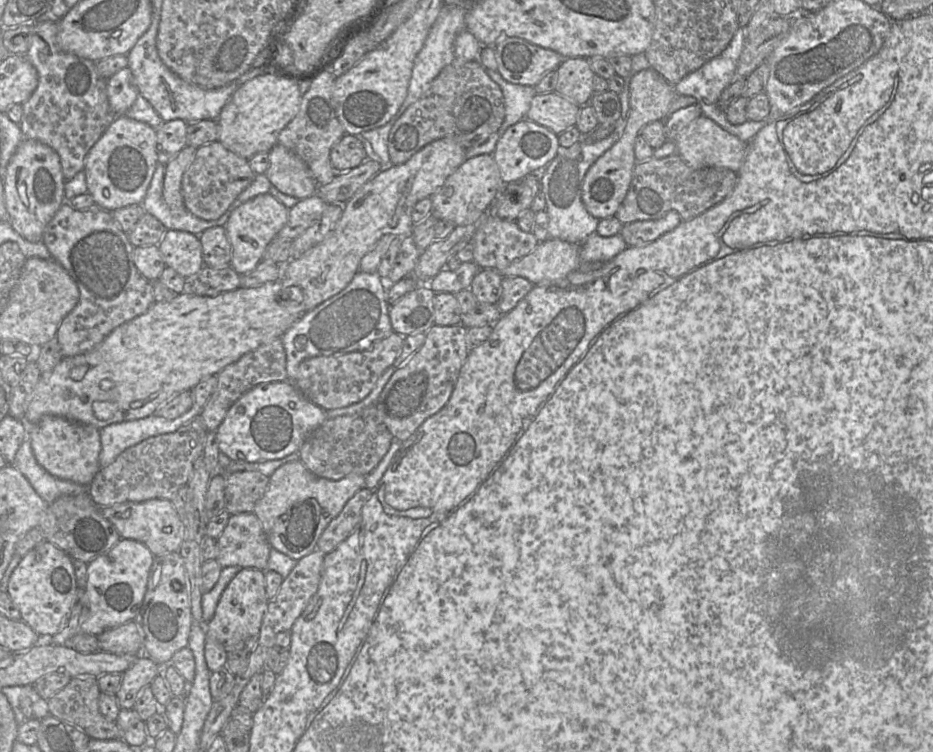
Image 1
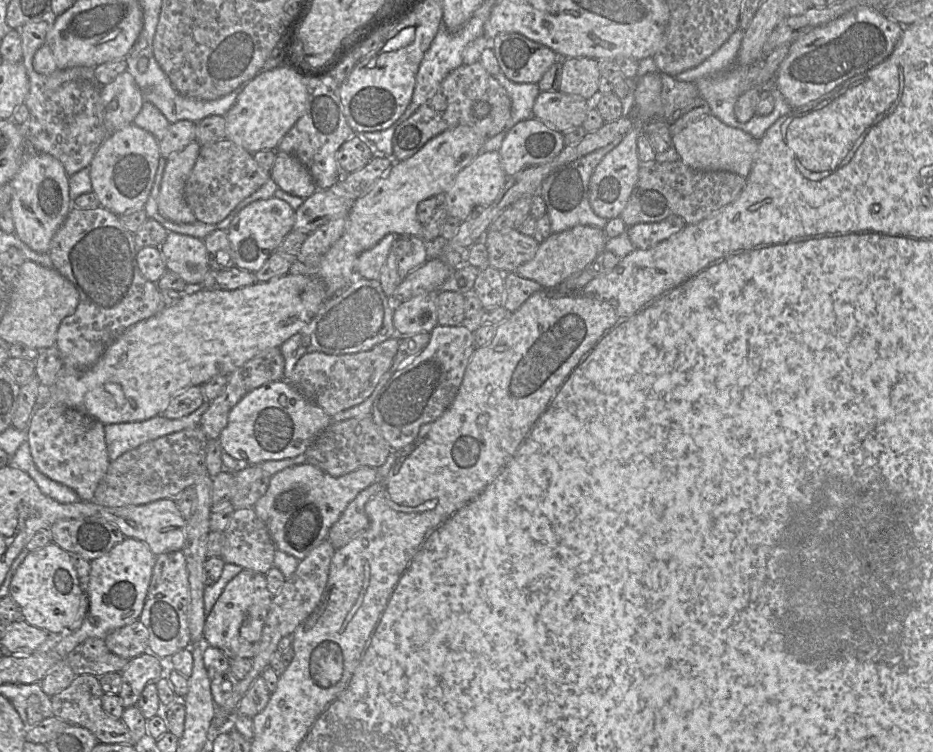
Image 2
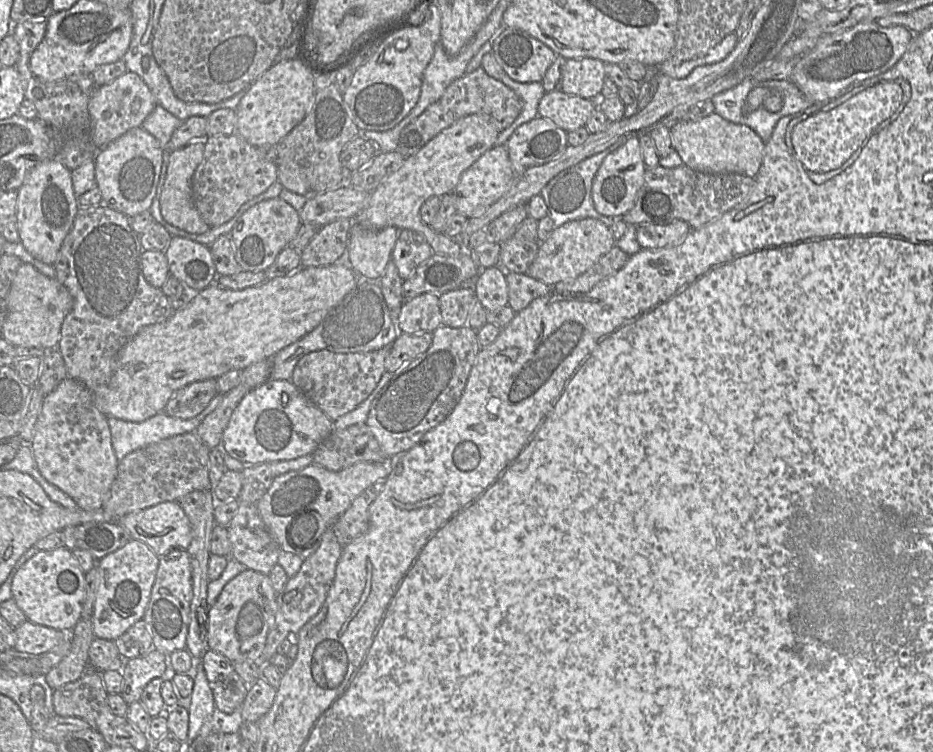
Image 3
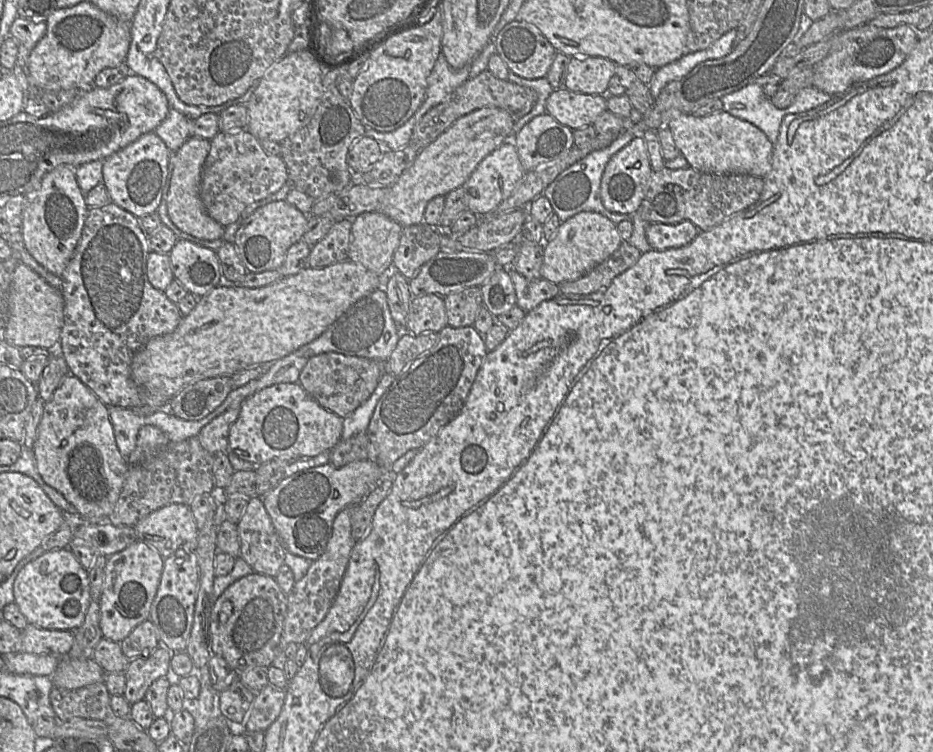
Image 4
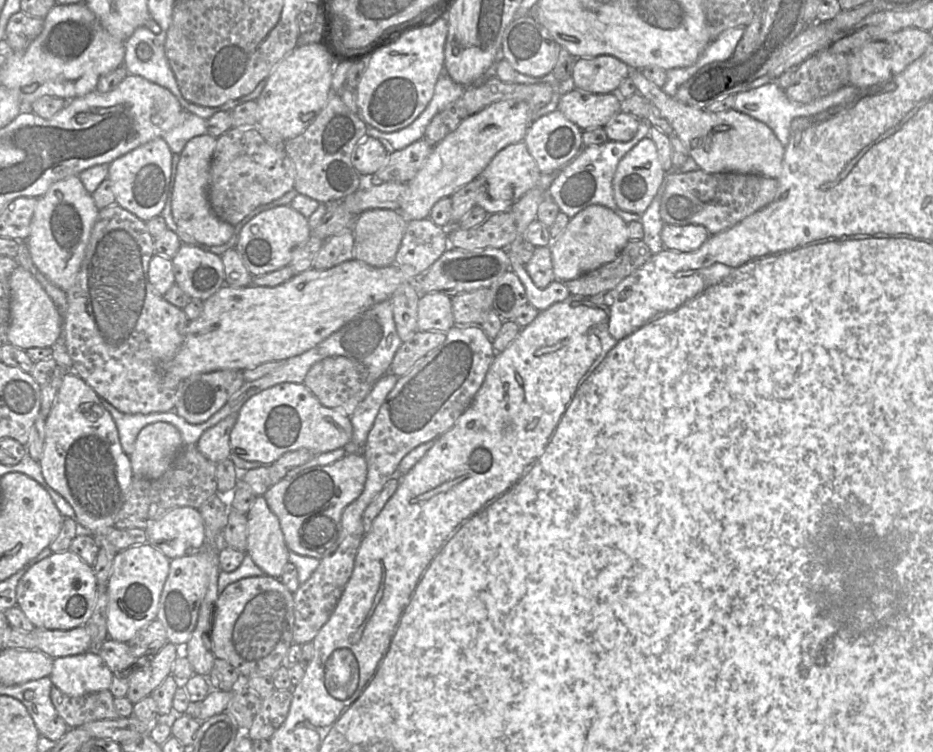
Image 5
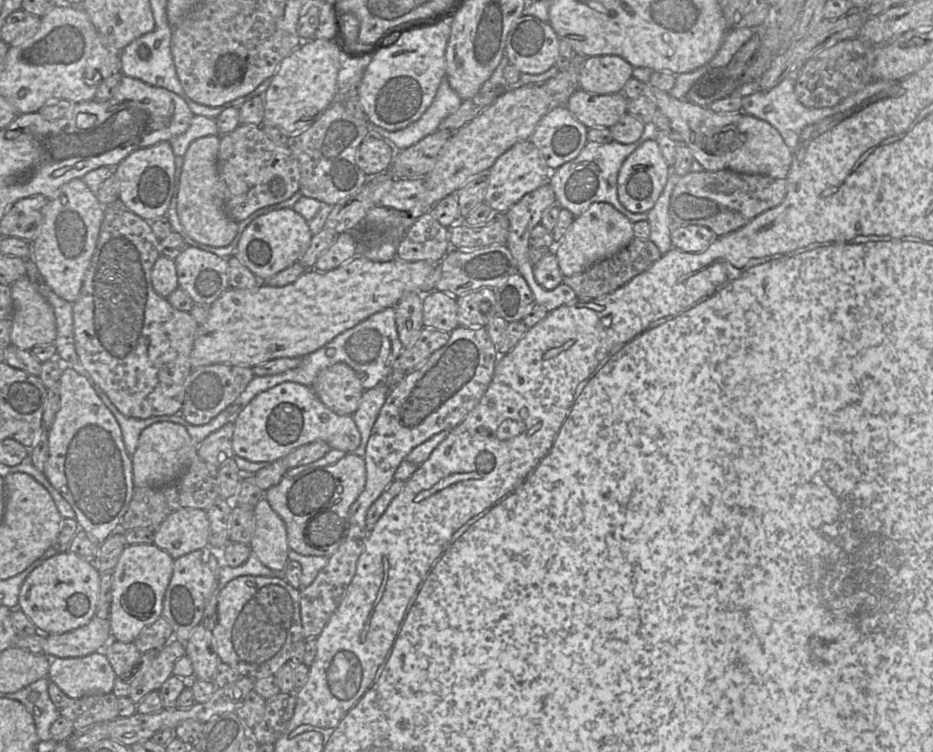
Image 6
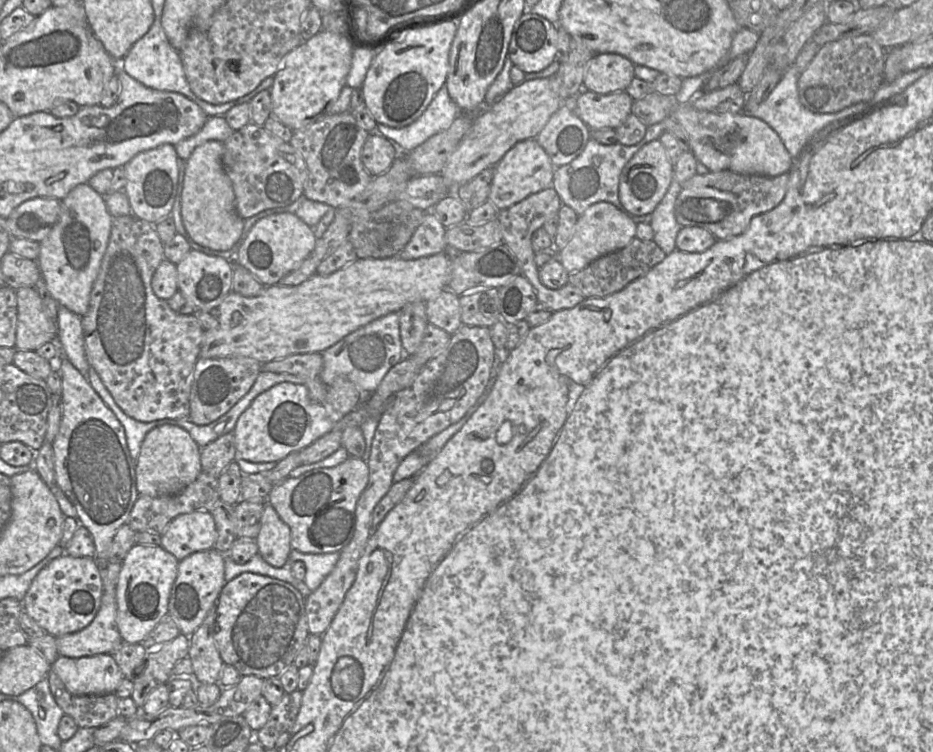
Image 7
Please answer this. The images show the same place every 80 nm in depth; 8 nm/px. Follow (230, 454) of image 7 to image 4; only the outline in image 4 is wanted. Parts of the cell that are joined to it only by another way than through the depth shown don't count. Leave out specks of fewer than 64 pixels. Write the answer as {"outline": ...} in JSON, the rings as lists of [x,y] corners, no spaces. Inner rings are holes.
{"outline":[[[240,406],[229,408],[204,426],[197,435],[202,447],[211,454],[228,451],[229,429],[239,416]]]}

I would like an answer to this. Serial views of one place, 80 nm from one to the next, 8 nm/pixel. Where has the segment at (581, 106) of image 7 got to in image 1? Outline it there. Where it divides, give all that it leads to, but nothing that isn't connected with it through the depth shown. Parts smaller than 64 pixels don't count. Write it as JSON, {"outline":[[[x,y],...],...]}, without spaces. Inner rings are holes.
{"outline":[[[555,91],[539,93],[533,97],[526,118],[559,135],[576,125],[580,107]]]}

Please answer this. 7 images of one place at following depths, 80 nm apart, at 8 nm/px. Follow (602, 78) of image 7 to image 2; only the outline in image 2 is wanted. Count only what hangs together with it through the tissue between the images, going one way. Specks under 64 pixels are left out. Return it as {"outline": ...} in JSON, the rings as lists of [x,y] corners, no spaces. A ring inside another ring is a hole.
{"outline":[[[589,57],[562,59],[559,91],[571,96],[594,101],[599,95],[601,73],[598,61]]]}

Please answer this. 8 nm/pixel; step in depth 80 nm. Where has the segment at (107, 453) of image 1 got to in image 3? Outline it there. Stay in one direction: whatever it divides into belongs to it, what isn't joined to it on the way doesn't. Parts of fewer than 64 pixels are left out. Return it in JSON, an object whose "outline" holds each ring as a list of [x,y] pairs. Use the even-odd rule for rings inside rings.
{"outline":[[[217,394],[200,414],[188,420],[174,418],[164,411],[142,422],[108,417],[111,442],[117,459],[120,461],[127,454],[163,439],[194,432],[222,402],[224,395]]]}

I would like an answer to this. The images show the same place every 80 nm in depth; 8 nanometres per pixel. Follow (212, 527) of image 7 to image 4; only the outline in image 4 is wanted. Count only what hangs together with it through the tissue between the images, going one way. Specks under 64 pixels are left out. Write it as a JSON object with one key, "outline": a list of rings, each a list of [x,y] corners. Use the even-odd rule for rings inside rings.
{"outline":[[[168,504],[134,526],[138,540],[156,549],[163,558],[179,549],[195,551],[198,529],[188,505]]]}

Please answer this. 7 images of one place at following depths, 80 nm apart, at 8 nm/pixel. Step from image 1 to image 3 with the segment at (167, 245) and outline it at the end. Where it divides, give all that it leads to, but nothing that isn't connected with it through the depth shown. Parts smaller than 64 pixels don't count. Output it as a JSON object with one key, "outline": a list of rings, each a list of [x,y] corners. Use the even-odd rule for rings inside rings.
{"outline":[[[172,236],[164,250],[170,275],[185,286],[202,291],[217,278],[209,246],[183,237]]]}

